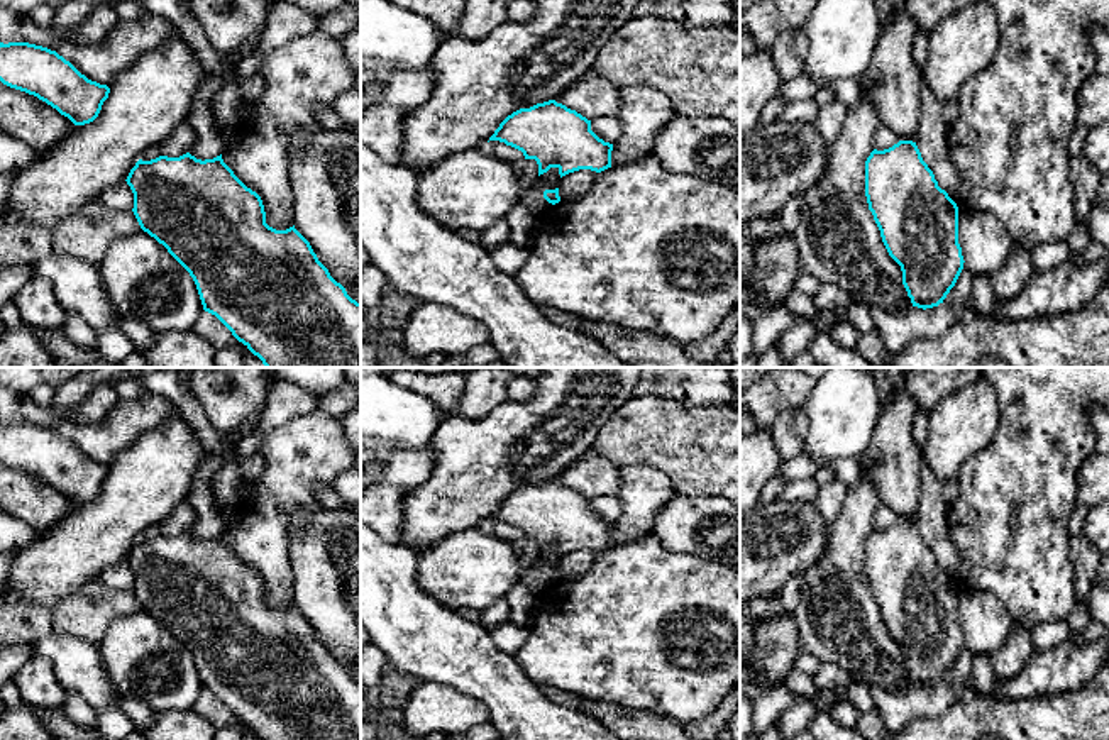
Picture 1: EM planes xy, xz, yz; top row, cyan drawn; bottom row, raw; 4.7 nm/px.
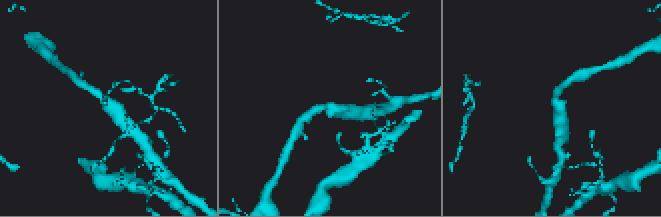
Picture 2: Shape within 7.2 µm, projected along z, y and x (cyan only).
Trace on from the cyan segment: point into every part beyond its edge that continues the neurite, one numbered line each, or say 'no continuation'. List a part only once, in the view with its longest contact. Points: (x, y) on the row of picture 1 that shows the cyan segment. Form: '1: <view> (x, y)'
1: yz (893, 82)

